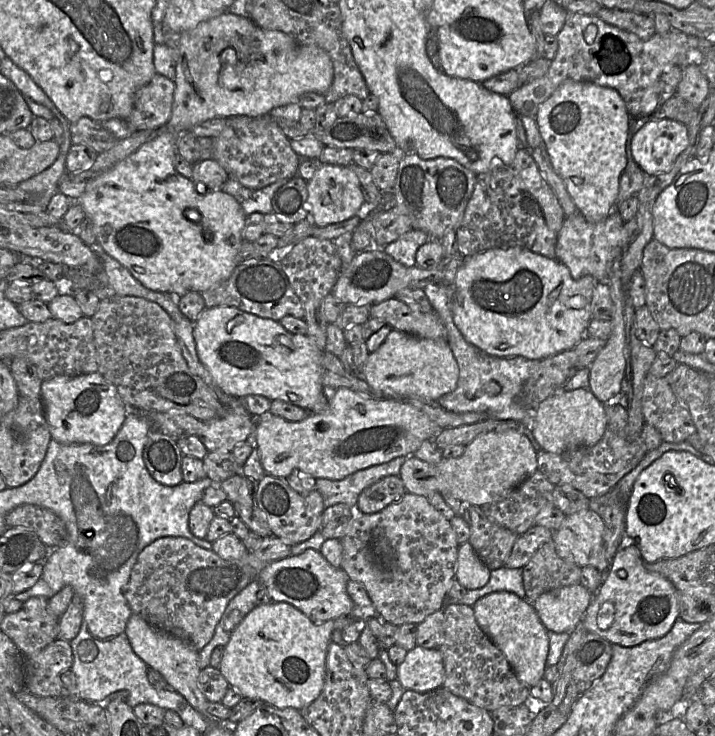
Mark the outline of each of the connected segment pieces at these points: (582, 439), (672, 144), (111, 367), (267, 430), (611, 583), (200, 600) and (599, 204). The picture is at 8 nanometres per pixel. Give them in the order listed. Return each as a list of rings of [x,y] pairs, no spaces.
[[[589,388],[560,390],[534,410],[532,433],[542,450],[560,454],[580,447],[592,447],[603,437],[607,427],[604,403]]]
[[[676,120],[647,121],[633,136],[634,161],[646,175],[658,175],[671,169],[689,144],[687,125]]]
[[[112,296],[100,300],[92,321],[98,372],[116,387],[125,404],[141,411],[184,413],[204,422],[223,414],[225,407],[213,390],[191,372],[177,341],[174,321],[160,305],[136,296]]]
[[[344,387],[333,390],[326,411],[309,414],[300,421],[288,421],[269,412],[253,417],[261,465],[265,474],[280,478],[287,478],[293,470],[299,470],[315,479],[341,480],[358,470],[388,462],[396,457],[409,457],[424,440],[433,440],[442,430],[428,415],[403,400],[366,398]]]
[[[636,545],[618,550],[608,577],[594,594],[583,617],[587,632],[598,634],[611,644],[634,647],[664,637],[679,618],[679,601],[674,585],[664,576],[648,571]]]
[[[272,535],[270,537],[264,537],[260,544],[252,551],[249,551],[242,559],[237,561],[227,561],[222,558],[220,558],[215,552],[212,550],[207,550],[205,548],[199,547],[196,544],[194,544],[191,540],[183,537],[162,537],[155,541],[153,541],[151,544],[147,545],[138,555],[137,561],[134,564],[130,579],[127,585],[127,590],[125,592],[125,597],[127,599],[127,602],[132,610],[132,613],[139,615],[141,618],[143,618],[148,624],[150,624],[152,627],[166,632],[168,634],[171,634],[177,638],[180,638],[188,643],[190,643],[198,652],[202,650],[203,647],[205,647],[210,640],[212,639],[216,626],[221,619],[221,616],[223,615],[227,605],[229,602],[239,593],[241,592],[248,584],[250,584],[252,581],[257,579],[257,576],[259,572],[266,567],[268,564],[281,560],[283,558],[286,558],[290,556],[291,547],[284,543],[280,538]]]
[[[567,80],[540,105],[535,120],[550,162],[579,212],[589,222],[597,223],[606,219],[616,208],[620,177],[627,167],[626,141],[630,114],[619,92],[590,82]]]

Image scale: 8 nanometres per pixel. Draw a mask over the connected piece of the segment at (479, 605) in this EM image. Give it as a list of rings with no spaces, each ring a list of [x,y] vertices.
[[[498,591],[481,597],[472,608],[480,628],[501,650],[523,684],[531,688],[544,678],[549,651],[548,630],[531,602],[511,592]]]

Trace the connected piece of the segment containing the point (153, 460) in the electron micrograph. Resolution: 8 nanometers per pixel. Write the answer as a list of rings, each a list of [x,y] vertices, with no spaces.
[[[162,432],[149,433],[143,460],[150,475],[159,483],[175,486],[183,482],[182,454],[175,439]]]

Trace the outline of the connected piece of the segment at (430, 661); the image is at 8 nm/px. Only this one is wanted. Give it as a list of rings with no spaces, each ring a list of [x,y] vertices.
[[[416,645],[407,651],[404,660],[397,665],[397,680],[405,690],[419,693],[443,687],[445,668],[440,650]]]

